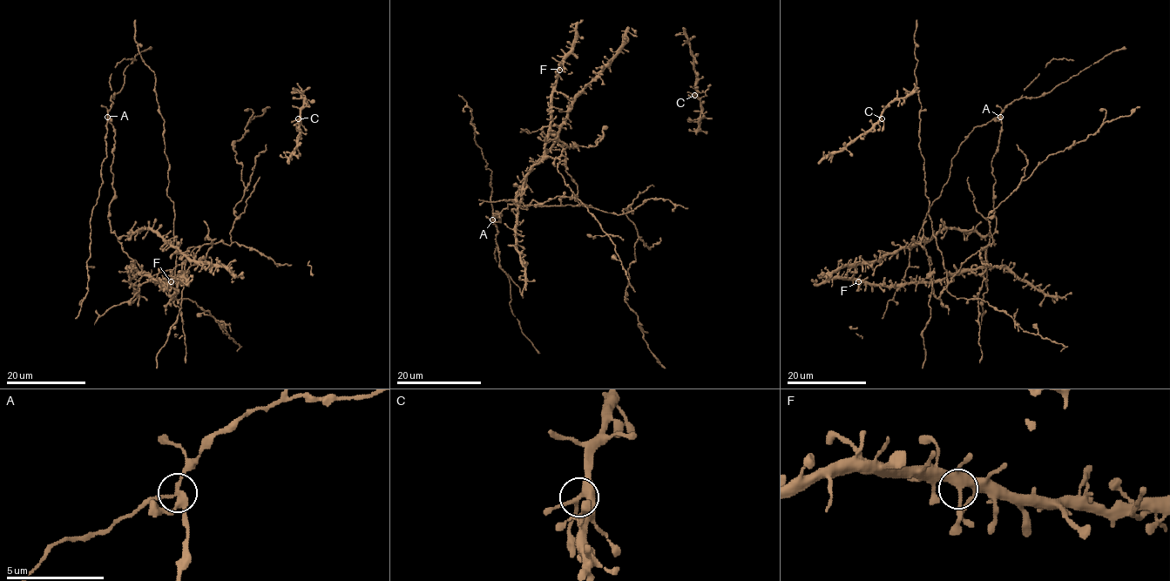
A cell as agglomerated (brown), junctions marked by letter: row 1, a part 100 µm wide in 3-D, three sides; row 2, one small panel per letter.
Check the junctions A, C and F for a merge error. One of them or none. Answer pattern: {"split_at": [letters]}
{"split_at": ["A"]}

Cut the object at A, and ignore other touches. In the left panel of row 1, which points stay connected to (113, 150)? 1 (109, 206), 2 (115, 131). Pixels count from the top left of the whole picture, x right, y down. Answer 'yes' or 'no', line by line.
1: yes
2: yes

